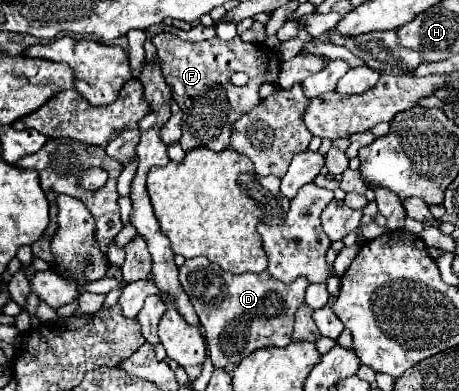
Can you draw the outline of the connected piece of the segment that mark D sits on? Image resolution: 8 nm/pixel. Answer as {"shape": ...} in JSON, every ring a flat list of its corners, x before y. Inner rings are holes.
{"shape":[[204,256,186,260,178,268,178,278,200,318,210,360,216,368,240,362,258,348,286,346,294,330,294,312,304,302,304,292,308,288,308,282,302,278,294,284,282,284,268,272,236,276,232,272,224,272],[242,326,244,332,240,332]]}

